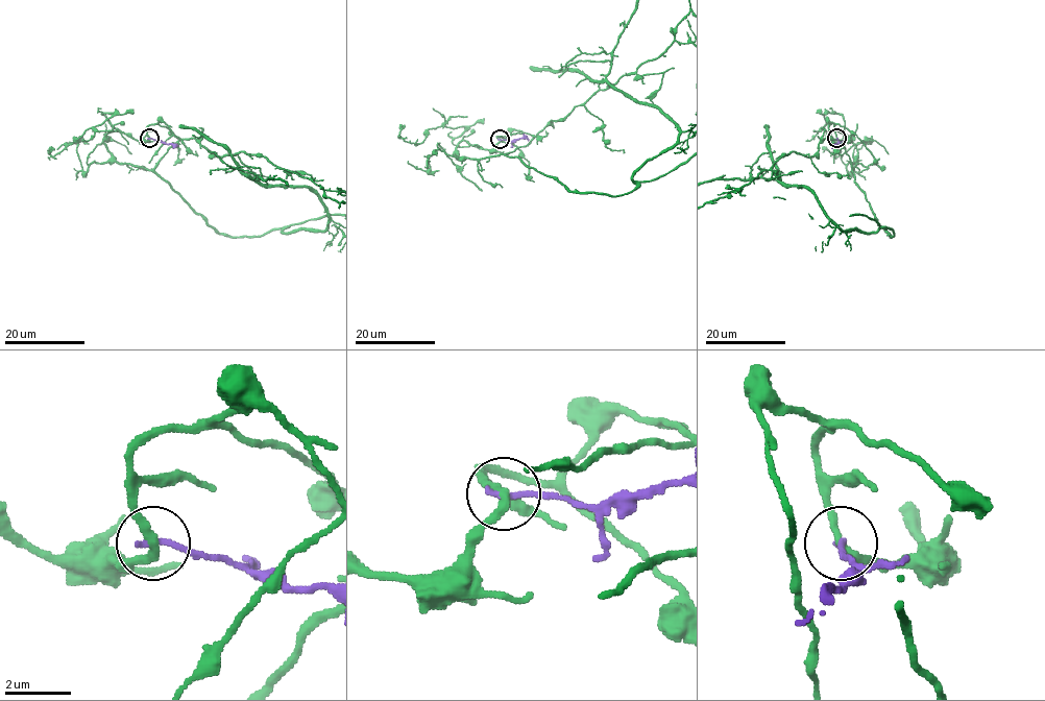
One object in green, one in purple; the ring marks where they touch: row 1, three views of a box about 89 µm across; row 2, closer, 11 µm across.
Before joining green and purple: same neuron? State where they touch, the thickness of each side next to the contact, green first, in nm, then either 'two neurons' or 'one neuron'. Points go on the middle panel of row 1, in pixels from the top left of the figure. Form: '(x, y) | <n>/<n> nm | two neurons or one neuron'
(500, 139) | 240/200 nm | two neurons

